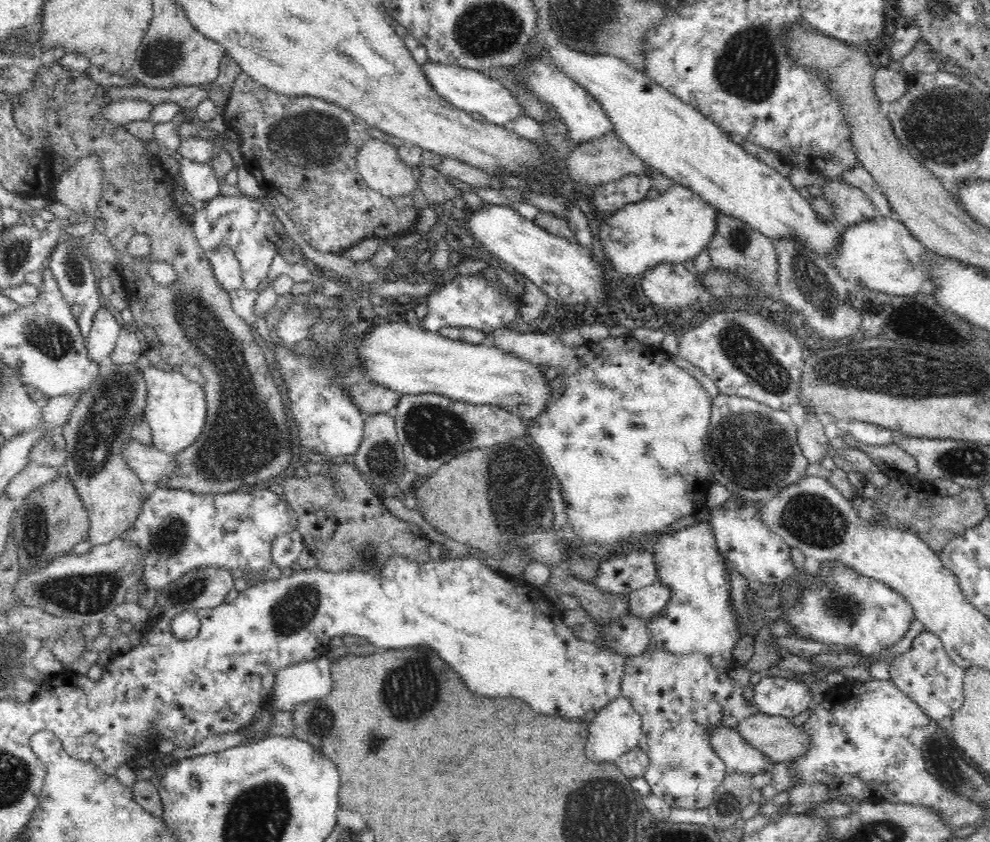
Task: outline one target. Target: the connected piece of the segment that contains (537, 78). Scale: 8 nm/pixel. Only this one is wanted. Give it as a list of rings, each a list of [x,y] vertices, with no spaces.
[[[543,50],[530,66],[526,66],[522,81],[528,89],[535,92],[540,101],[546,102],[559,114],[573,146],[584,141],[602,139],[606,134],[614,132],[612,122],[598,100],[594,100],[581,84],[568,78],[553,62],[549,62]]]

